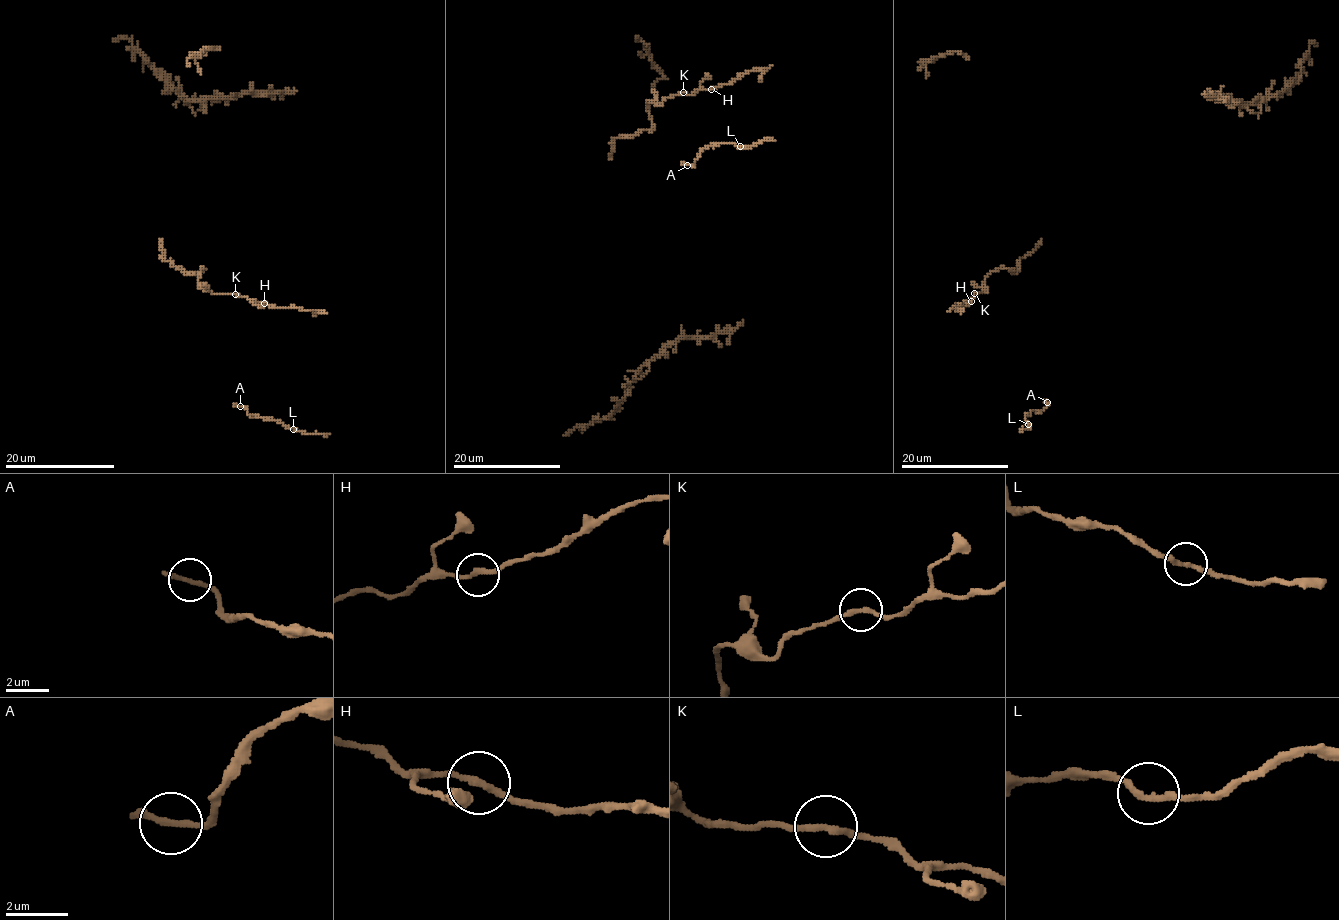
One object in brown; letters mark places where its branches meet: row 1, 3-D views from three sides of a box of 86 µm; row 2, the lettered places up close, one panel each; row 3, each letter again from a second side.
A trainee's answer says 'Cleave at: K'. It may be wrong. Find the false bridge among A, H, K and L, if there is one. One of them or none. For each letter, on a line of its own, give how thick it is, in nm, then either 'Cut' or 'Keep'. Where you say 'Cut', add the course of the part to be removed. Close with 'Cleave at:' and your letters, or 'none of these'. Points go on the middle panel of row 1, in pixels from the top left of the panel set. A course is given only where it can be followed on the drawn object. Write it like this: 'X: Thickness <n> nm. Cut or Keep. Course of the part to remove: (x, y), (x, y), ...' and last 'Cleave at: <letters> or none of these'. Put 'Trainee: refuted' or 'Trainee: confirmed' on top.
Trainee: confirmed
A: Thickness 200 nm. Keep
H: Thickness 220 nm. Keep
K: Thickness 200 nm. Cut. Course of the part to remove: (683, 93), (667, 97), (660, 105), (650, 101), (647, 106), (652, 128), (615, 137), (608, 160)
L: Thickness 200 nm. Keep
Cleave at: K

